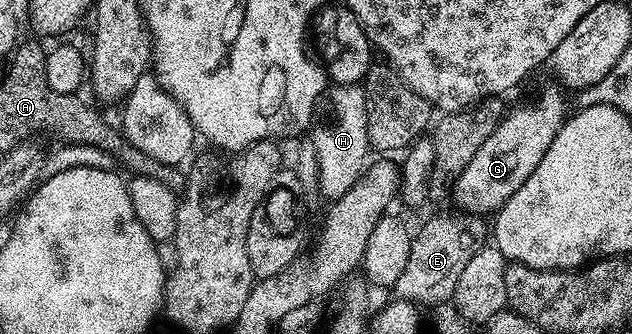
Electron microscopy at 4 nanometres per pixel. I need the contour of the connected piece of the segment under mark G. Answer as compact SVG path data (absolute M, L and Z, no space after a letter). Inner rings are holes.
M549 84L535 95L534 101L527 103L526 109L511 108L496 131L484 139L480 151L476 151L468 167L460 171L460 179L456 179L452 194L452 201L458 204L455 206L459 210L479 215L497 214L502 205L508 203L520 187L524 187L524 179L532 175L540 159L544 159L544 151L548 151L552 139L556 139L568 116L567 94L557 84Z

